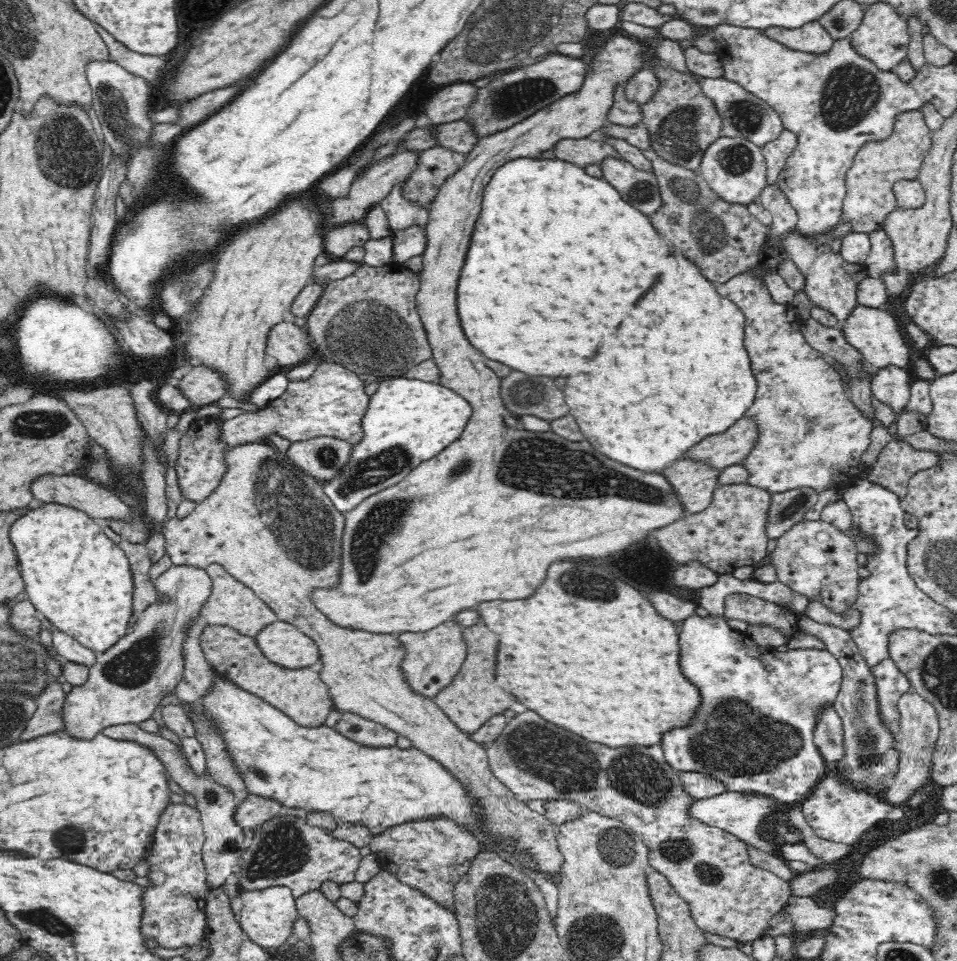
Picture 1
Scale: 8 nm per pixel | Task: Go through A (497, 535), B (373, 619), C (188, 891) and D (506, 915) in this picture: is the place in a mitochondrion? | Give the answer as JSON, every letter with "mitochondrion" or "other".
{"A":"other","B":"other","C":"other","D":"mitochondrion"}

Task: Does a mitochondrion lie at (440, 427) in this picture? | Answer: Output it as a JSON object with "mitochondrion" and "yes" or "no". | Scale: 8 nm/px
{"mitochondrion":"no"}

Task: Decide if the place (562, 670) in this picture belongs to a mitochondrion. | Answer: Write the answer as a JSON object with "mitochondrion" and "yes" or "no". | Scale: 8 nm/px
{"mitochondrion":"no"}

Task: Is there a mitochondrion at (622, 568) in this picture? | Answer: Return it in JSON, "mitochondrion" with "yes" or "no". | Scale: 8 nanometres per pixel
{"mitochondrion":"yes"}

